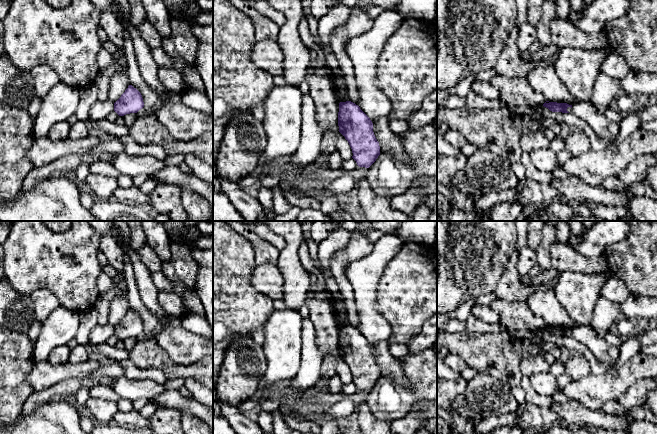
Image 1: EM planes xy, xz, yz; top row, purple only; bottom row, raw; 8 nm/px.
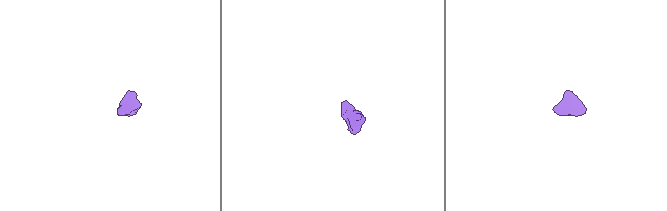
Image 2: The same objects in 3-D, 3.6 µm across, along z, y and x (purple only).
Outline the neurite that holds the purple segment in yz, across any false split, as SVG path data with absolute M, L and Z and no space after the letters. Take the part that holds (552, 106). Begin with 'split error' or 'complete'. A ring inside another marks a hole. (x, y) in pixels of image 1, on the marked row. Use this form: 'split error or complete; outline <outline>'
complete; outline M549 102L549 103L544 103L544 107L548 108L552 112L562 112L562 113L569 113L567 111L568 107L572 108L572 105L569 105L567 103L557 103L557 102Z

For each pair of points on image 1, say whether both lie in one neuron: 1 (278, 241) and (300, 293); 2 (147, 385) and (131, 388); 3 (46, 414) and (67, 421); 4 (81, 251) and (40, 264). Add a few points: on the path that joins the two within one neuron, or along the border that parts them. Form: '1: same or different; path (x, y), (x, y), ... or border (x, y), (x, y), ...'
1: different; border (272, 231), (280, 235), (285, 242), (280, 251)
2: same; path (143, 388), (135, 388)
3: same; path (51, 419), (53, 421), (62, 421)
4: same; path (70, 251), (64, 251), (57, 245), (51, 253)

